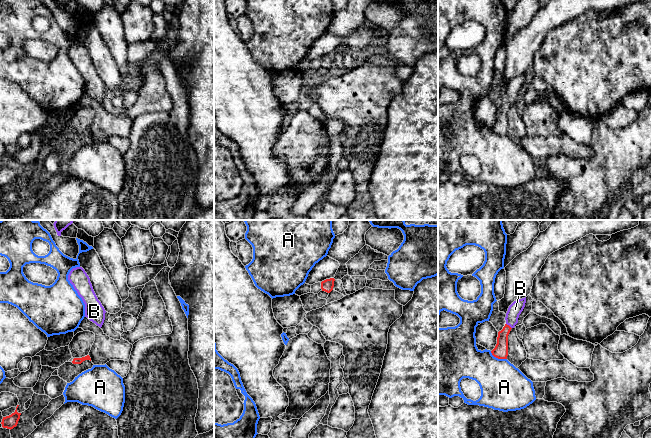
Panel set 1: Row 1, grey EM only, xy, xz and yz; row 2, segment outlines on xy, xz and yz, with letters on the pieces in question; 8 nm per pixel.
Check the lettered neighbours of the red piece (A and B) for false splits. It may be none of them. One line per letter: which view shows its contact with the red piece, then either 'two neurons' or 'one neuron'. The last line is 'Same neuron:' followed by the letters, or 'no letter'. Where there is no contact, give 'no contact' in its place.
A: contact in yz; two neurons
B: contact in yz; one neuron
Same neuron: B

